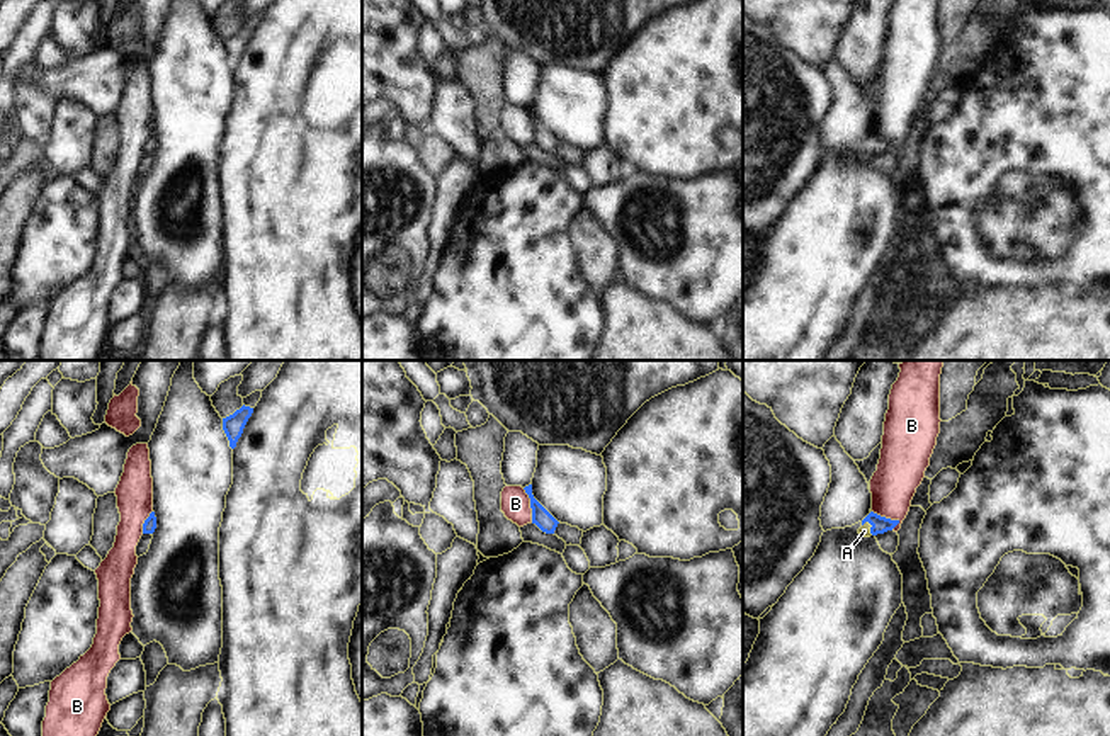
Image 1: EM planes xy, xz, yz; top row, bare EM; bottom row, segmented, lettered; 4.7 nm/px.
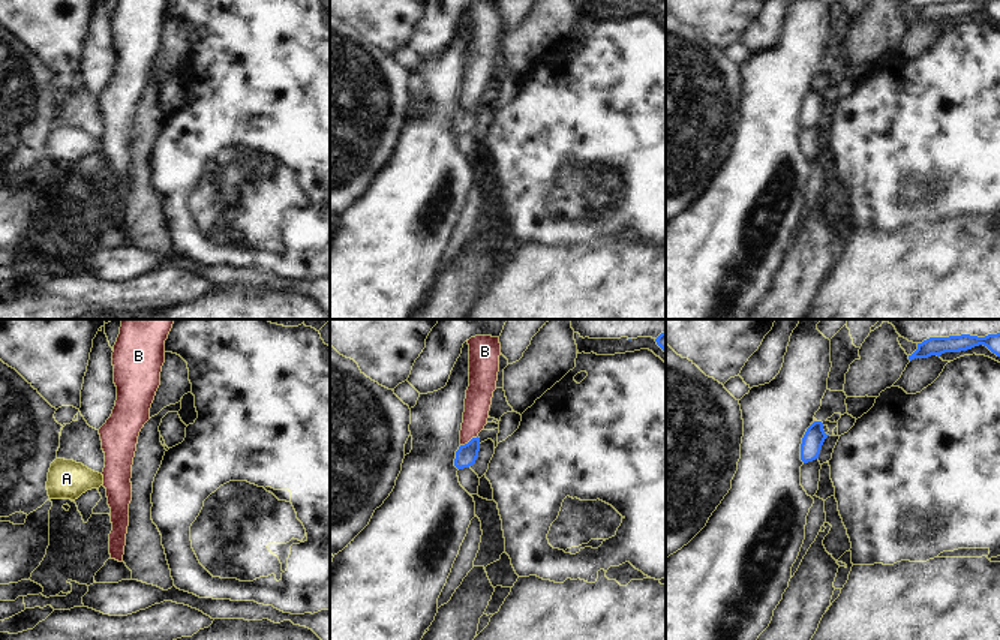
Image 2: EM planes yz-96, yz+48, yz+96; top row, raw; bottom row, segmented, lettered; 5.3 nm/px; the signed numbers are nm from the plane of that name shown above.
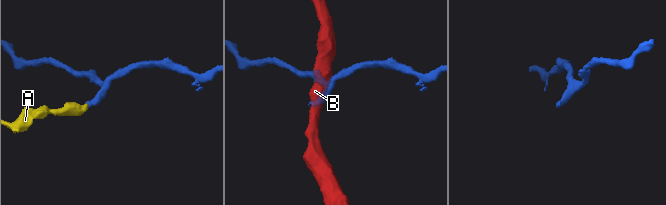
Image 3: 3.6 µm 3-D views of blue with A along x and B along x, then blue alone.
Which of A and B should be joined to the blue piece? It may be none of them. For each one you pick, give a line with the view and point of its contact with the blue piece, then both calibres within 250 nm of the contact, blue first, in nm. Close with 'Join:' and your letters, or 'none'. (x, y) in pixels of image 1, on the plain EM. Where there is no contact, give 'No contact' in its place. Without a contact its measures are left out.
A: Touches blue at yz (871, 147). Thickness 80 nm (blue) against 60 nm
Join: A

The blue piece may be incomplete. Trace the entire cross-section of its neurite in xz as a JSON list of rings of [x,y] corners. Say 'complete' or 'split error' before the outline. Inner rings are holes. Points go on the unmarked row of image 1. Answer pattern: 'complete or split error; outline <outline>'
complete; outline [[[532,104],[525,105],[524,109],[530,117],[532,143],[535,143],[546,153],[554,153],[559,141],[534,117]]]

